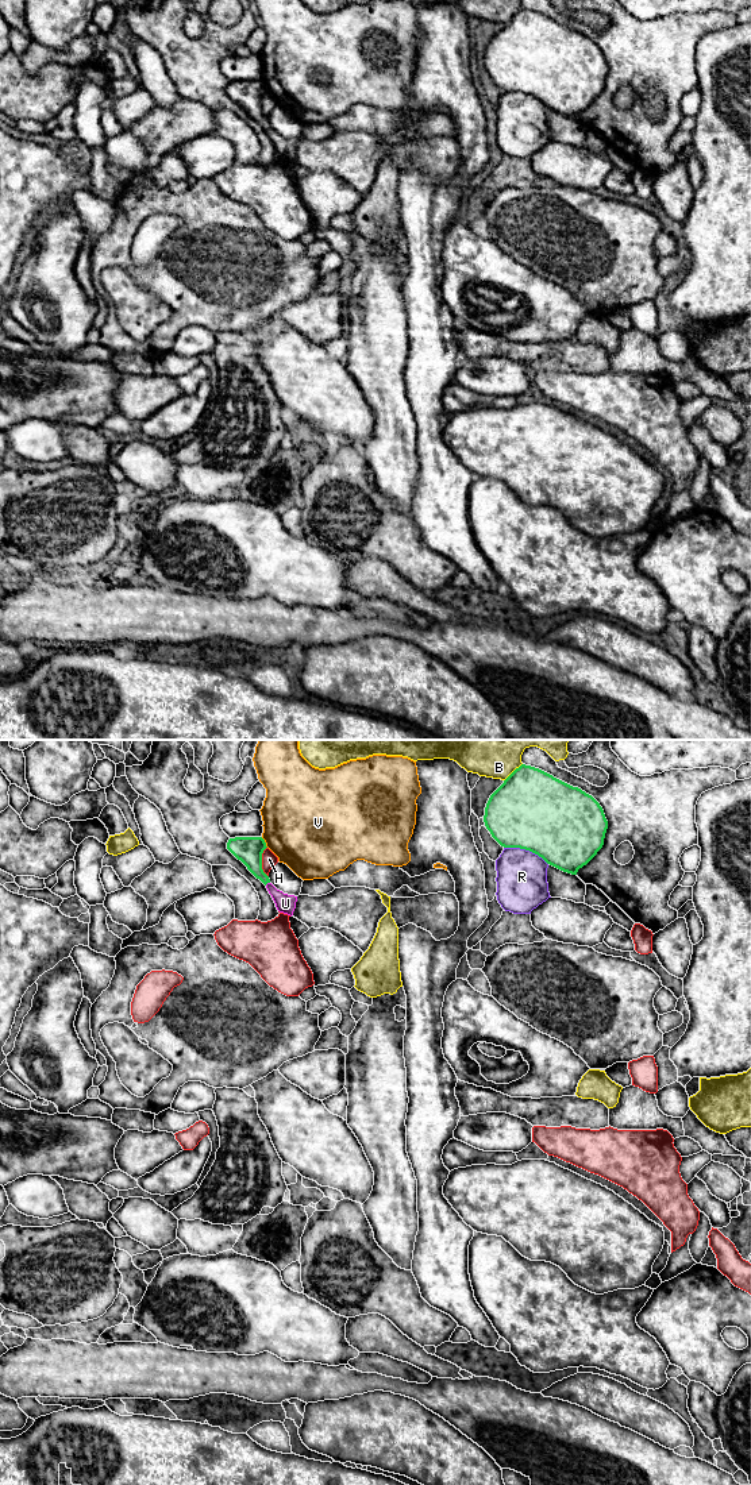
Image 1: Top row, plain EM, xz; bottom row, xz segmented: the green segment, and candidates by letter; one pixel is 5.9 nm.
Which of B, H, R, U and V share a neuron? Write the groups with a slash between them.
B / H / R / U / V

